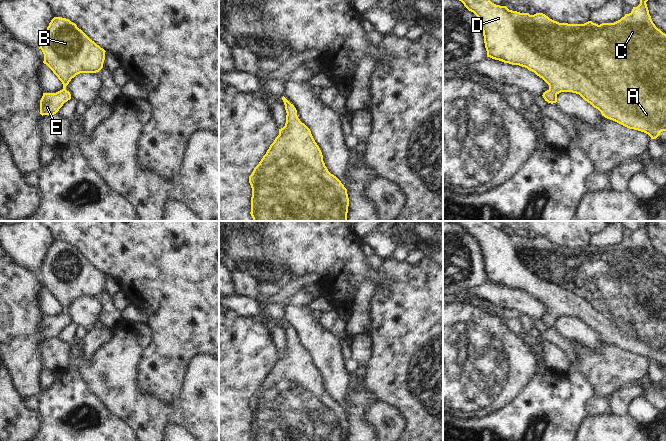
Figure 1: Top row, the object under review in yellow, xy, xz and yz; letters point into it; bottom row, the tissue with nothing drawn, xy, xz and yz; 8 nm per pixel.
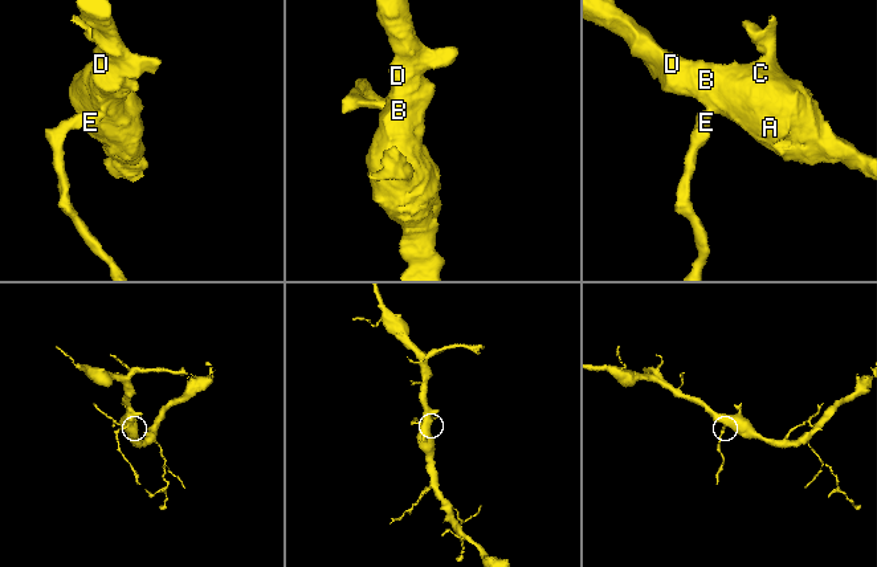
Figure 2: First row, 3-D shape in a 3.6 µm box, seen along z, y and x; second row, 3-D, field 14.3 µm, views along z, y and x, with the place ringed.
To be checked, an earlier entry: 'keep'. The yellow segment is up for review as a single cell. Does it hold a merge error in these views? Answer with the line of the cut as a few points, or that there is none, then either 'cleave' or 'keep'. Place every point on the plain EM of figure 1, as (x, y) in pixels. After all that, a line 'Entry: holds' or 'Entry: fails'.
no cut | keep
Entry: holds

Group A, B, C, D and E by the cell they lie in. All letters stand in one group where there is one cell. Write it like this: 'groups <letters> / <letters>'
groups A B C D E

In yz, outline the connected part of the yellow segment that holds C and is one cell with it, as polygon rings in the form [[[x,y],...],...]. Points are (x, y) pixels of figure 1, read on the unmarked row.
[[[487,221],[449,222],[461,225],[478,241],[487,281],[525,291],[549,309],[542,319],[548,327],[556,327],[561,316],[572,316],[579,318],[605,342],[644,356],[651,363],[666,355],[666,258],[651,243],[646,228],[649,221],[640,221],[640,228],[620,244],[600,249],[592,245],[584,248],[559,247],[543,237],[530,239],[509,234],[506,230],[492,227]]]

